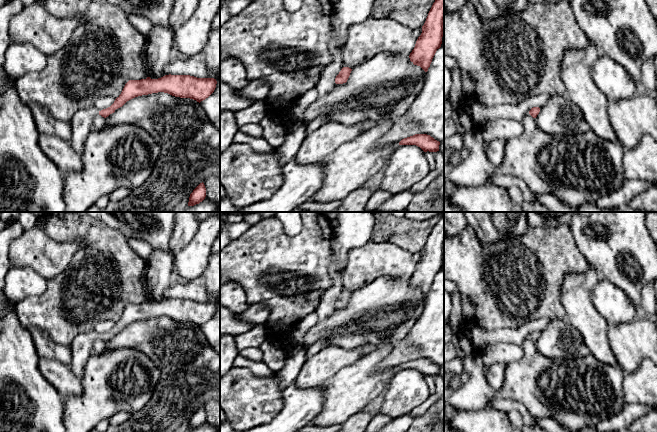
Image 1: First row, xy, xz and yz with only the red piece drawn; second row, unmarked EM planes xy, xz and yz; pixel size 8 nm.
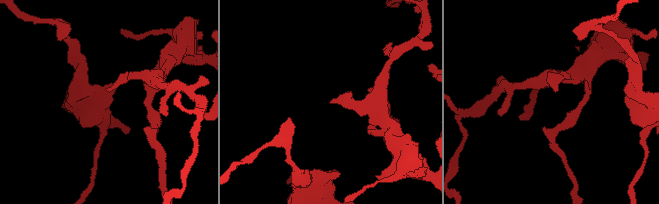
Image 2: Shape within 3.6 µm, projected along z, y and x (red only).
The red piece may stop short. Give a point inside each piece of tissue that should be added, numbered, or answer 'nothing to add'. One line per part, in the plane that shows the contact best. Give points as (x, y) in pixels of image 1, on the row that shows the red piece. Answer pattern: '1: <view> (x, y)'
1: xy (81, 122)

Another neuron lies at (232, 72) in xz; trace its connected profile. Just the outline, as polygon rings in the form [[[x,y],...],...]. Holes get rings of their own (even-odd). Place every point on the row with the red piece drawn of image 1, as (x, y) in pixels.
[[[234,57],[220,62],[220,82],[226,83],[234,90],[242,89],[250,83],[246,68]]]

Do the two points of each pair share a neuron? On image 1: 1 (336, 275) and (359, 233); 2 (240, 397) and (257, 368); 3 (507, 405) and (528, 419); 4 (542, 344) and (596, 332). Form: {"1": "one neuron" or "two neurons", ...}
{"1": "one neuron", "2": "two neurons", "3": "one neuron", "4": "two neurons"}

